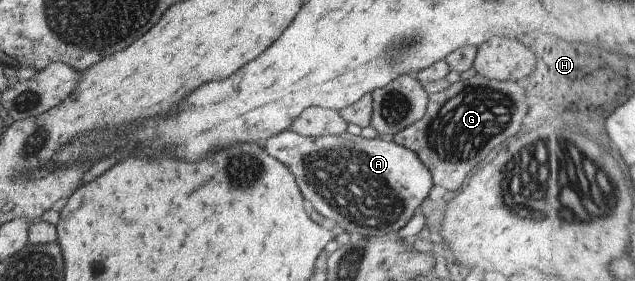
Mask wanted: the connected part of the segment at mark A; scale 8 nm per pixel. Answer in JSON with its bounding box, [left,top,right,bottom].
[264,129,433,238]

